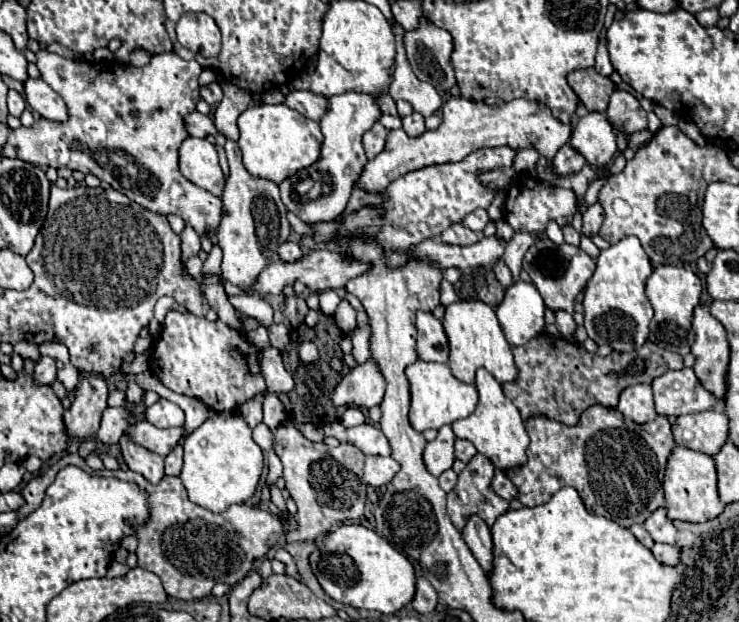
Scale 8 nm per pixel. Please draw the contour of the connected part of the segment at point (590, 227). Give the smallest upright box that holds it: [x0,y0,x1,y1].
[581,203,605,235]

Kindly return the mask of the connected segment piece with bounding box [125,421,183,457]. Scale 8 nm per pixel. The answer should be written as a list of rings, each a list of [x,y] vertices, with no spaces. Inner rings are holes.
[[[135,421],[125,435],[129,437],[129,441],[165,457],[175,443],[181,439],[183,435],[183,427],[175,427],[175,429],[159,429],[147,421]]]

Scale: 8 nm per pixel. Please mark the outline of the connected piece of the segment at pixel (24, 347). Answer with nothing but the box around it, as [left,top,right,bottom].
[15,341,41,361]

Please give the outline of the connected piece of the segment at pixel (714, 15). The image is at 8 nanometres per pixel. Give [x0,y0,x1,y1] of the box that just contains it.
[695,9,721,27]

